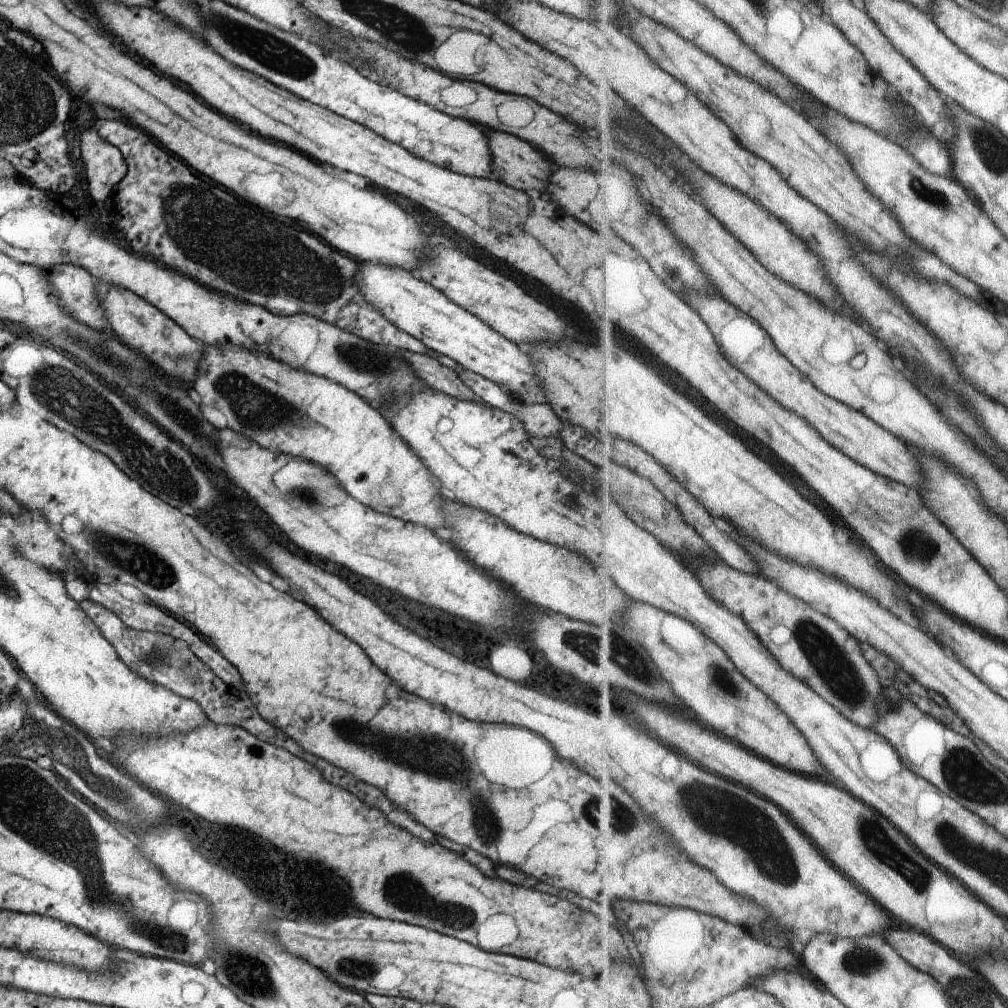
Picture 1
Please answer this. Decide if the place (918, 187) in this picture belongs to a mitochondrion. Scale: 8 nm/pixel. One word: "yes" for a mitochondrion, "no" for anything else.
yes

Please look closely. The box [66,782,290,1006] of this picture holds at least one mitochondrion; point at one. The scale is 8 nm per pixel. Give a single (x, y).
(248, 974)

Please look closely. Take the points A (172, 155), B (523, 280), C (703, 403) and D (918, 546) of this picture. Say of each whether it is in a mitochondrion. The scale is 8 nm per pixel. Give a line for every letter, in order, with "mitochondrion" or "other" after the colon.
A: other
B: other
C: other
D: mitochondrion

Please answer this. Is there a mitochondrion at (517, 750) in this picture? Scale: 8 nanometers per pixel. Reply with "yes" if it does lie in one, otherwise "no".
no

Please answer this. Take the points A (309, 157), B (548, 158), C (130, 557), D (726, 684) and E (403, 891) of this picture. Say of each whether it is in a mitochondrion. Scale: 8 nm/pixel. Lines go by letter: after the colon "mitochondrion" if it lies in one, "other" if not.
A: other
B: other
C: mitochondrion
D: mitochondrion
E: mitochondrion

